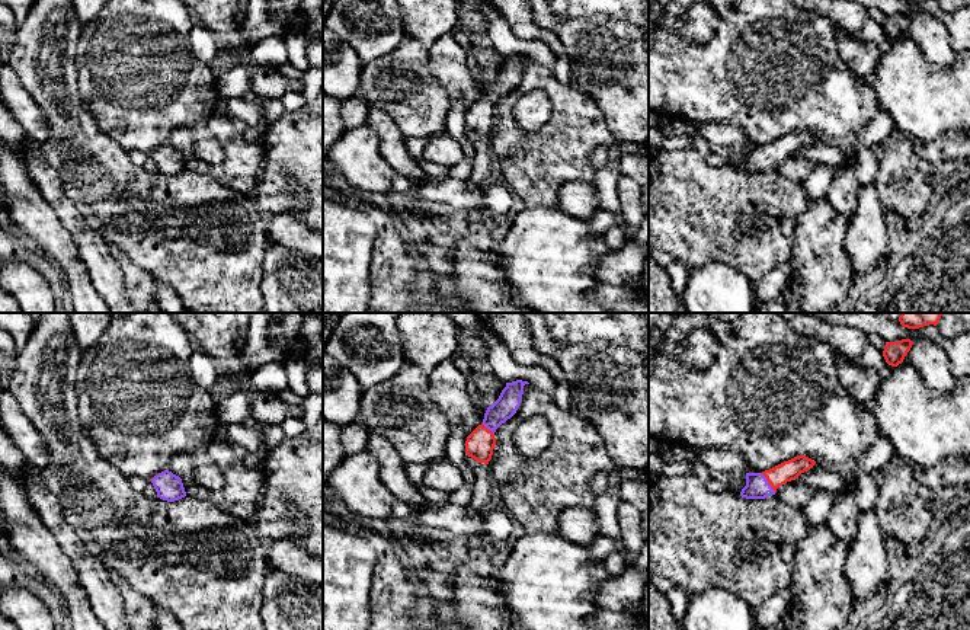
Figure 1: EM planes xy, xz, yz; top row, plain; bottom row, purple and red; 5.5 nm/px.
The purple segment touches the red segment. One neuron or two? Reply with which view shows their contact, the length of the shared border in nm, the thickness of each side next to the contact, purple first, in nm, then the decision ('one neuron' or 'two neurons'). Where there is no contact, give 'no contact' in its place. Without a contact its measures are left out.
yz | 130 nm | 130/120 nm | one neuron

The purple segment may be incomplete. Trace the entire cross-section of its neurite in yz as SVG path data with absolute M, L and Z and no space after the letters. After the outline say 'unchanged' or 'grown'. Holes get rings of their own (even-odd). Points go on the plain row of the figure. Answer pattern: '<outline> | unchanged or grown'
M798 129L762 147L746 147L746 160L742 163L740 170L746 173L765 173L772 170L779 160L795 154L814 138L814 134Z | grown

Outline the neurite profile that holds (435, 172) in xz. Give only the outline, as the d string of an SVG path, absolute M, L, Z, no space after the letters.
M417 159L419 166L428 175L430 182L441 182L445 180L448 175L448 167L441 166L438 163L428 162L425 159Z

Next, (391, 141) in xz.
M372 106L366 125L378 134L380 153L398 176L412 180L414 185L430 182L419 166L417 159L407 151L406 137L388 115Z

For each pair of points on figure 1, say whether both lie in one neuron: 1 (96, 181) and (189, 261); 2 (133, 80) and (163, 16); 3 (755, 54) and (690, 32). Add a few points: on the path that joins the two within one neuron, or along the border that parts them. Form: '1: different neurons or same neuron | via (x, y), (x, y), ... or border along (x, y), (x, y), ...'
1: same neuron | via (119, 205), (143, 233), (156, 233), (165, 240)
2: same neuron | via (143, 64), (147, 32)
3: different neurons | border along (716, 15), (716, 31), (706, 42), (675, 38)

